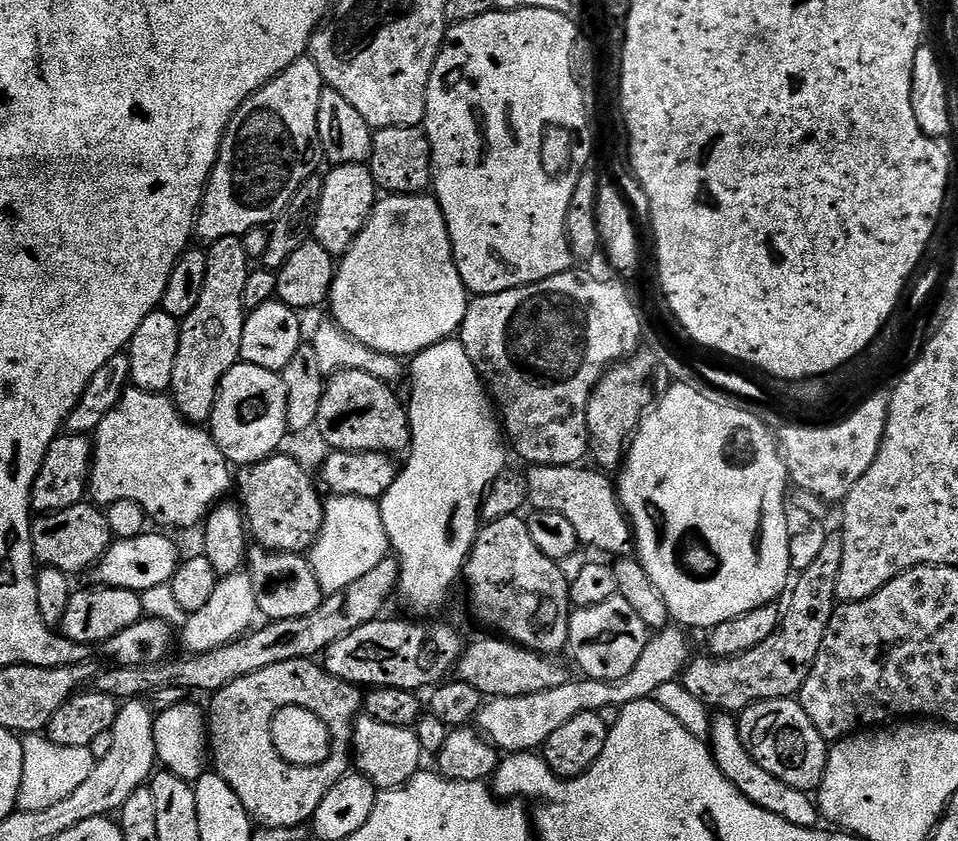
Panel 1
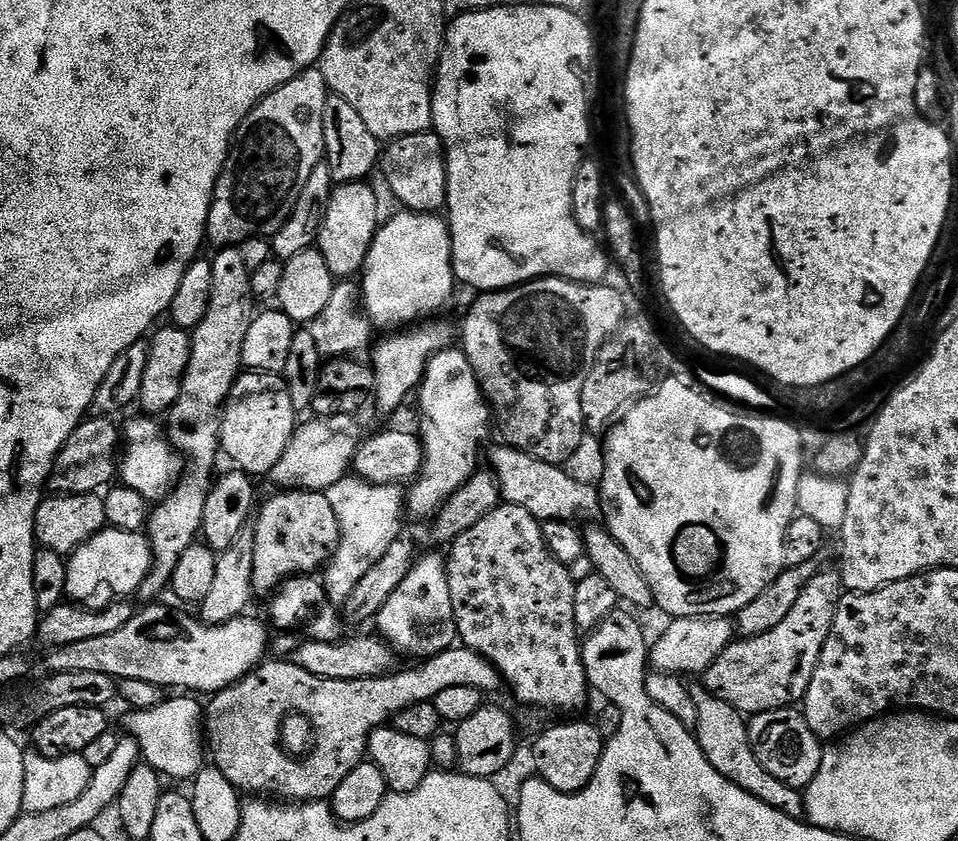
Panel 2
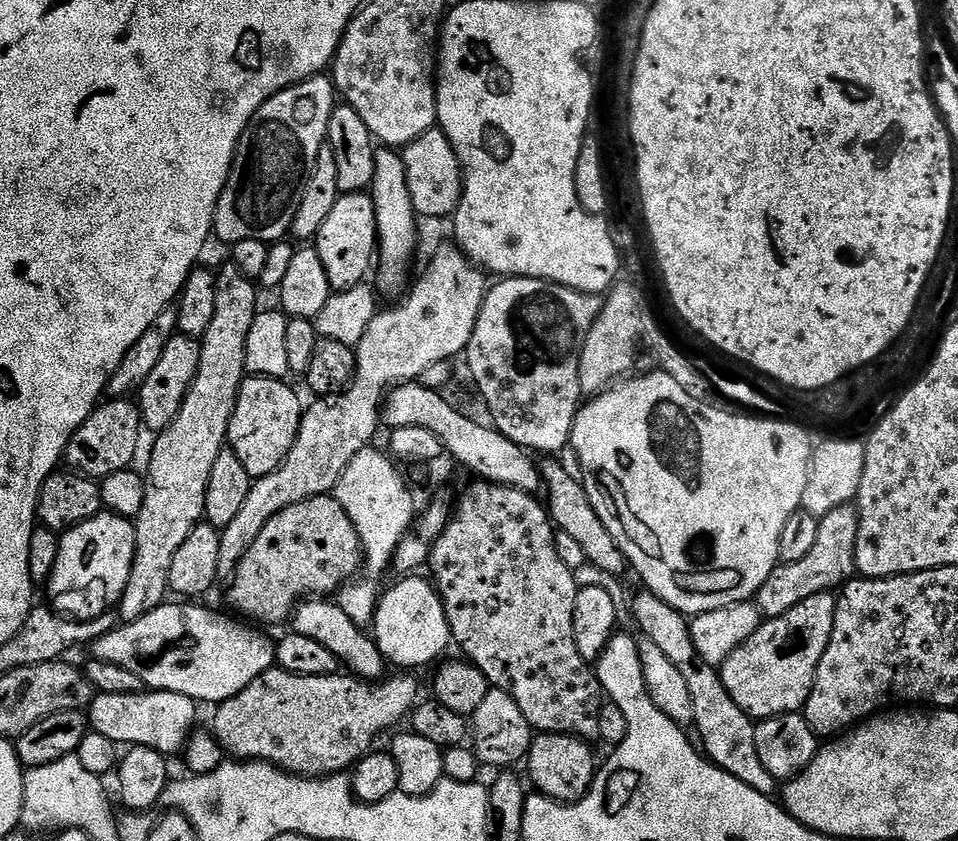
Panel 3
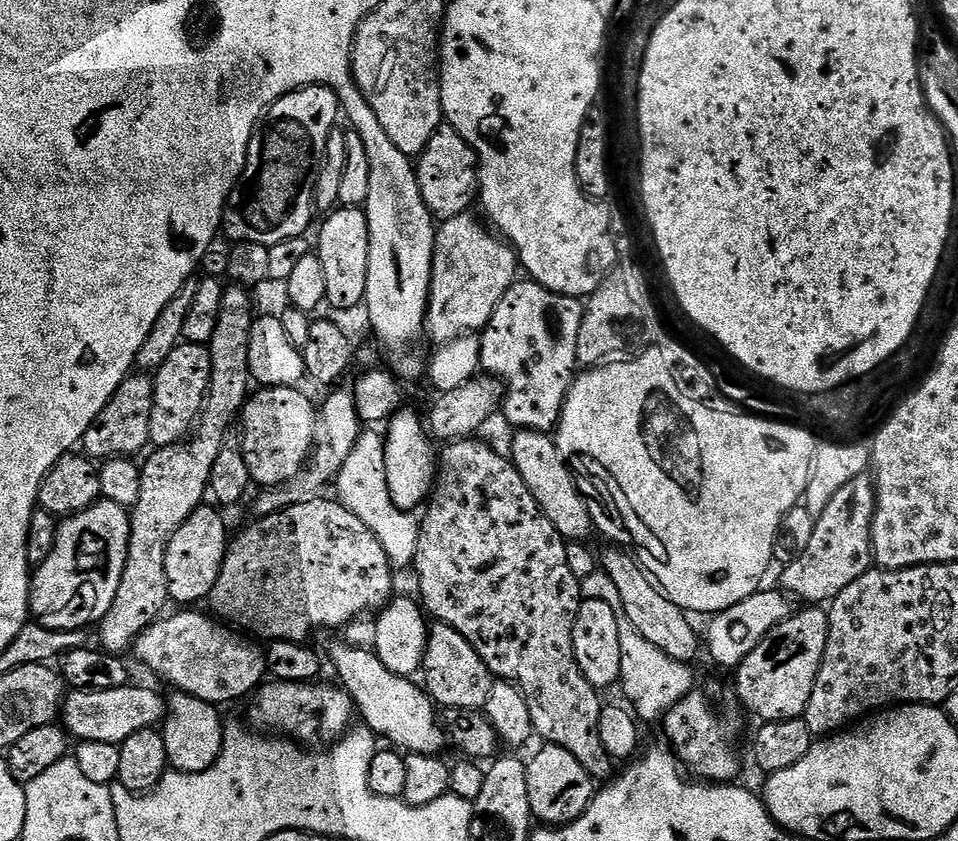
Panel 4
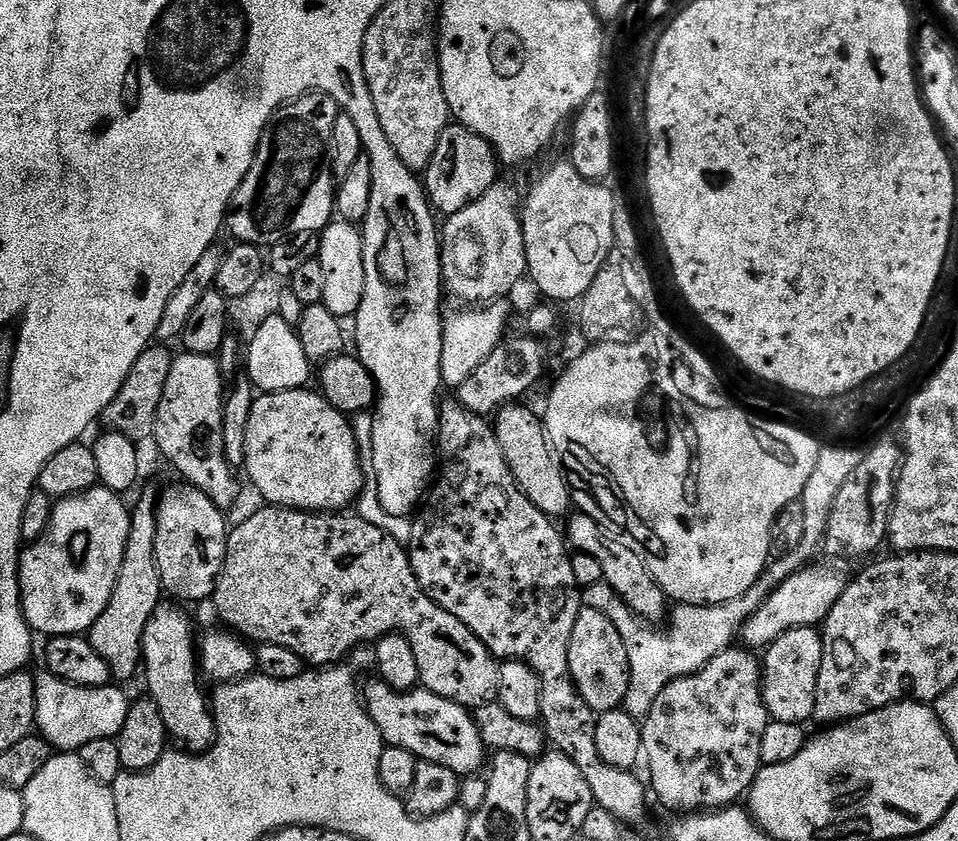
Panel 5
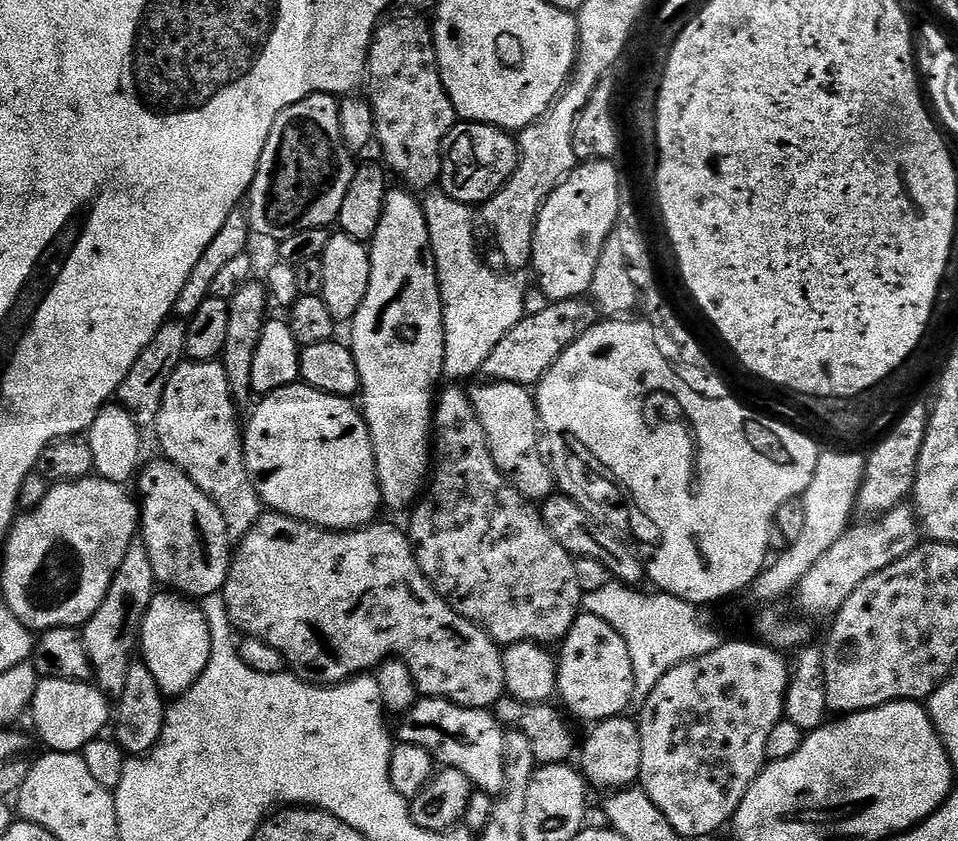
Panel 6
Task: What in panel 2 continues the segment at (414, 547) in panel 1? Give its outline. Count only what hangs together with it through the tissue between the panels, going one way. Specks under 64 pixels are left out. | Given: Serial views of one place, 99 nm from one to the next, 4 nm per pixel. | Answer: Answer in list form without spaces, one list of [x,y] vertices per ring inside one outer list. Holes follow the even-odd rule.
[[[453,346],[451,348],[443,348],[441,352],[436,352],[430,358],[430,362],[426,366],[423,379],[420,381],[418,389],[418,397],[420,396],[420,429],[418,429],[418,435],[424,448],[424,464],[420,468],[419,475],[415,477],[414,485],[412,489],[407,489],[406,492],[406,508],[409,513],[412,512],[416,515],[416,518],[431,518],[439,512],[441,506],[447,502],[449,496],[453,496],[455,492],[460,491],[460,487],[464,485],[467,480],[471,478],[475,472],[478,471],[478,464],[476,464],[476,455],[480,452],[480,443],[488,436],[488,424],[493,423],[494,417],[489,409],[487,400],[484,399],[484,392],[480,388],[478,378],[474,374],[474,366],[470,366],[470,358],[466,358],[466,354],[459,347]],[[424,554],[417,559],[410,574],[406,574],[406,582],[390,594],[386,606],[382,606],[380,615],[374,621],[375,627],[380,627],[379,635],[397,653],[416,656],[412,658],[437,656],[442,650],[453,647],[458,640],[445,557],[428,555],[432,554]]]

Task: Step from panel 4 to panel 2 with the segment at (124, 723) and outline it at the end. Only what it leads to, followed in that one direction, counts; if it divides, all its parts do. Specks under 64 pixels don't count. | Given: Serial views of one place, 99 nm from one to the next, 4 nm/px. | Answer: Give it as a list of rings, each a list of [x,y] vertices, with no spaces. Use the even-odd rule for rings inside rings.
[[[184,694],[177,696],[180,697],[167,697],[158,706],[146,711],[134,710],[127,713],[124,724],[125,731],[138,740],[141,757],[145,763],[167,779],[170,777],[186,782],[195,779],[206,764],[204,708],[195,697]]]

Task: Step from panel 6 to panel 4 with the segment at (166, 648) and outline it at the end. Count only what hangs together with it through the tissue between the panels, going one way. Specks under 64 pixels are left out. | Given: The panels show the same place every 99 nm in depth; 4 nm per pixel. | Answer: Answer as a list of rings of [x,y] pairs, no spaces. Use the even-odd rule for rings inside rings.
[[[173,691],[166,700],[166,713],[160,731],[166,745],[169,765],[178,772],[201,772],[214,764],[222,750],[224,720],[215,705],[197,696]]]

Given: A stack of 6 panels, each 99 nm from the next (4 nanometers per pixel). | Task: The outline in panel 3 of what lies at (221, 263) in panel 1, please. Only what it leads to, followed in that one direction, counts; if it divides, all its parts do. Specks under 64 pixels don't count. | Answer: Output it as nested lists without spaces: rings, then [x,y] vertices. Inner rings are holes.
[[[235,266],[219,269],[216,277],[218,295],[214,302],[214,318],[210,321],[210,330],[200,340],[200,361],[198,374],[182,402],[182,410],[166,426],[166,430],[155,437],[156,445],[152,448],[152,457],[148,460],[146,471],[146,502],[142,502],[142,510],[134,518],[136,530],[136,549],[134,562],[130,566],[130,578],[126,582],[126,590],[118,605],[118,616],[127,622],[142,618],[159,604],[165,603],[170,589],[170,566],[174,566],[174,554],[182,547],[182,542],[190,538],[190,530],[204,520],[206,506],[206,486],[210,486],[210,470],[214,470],[214,462],[218,454],[226,447],[228,423],[234,414],[236,399],[240,393],[242,382],[246,378],[246,338],[250,338],[250,326],[254,326],[254,318],[258,311],[256,292],[258,288],[253,281],[242,275]]]

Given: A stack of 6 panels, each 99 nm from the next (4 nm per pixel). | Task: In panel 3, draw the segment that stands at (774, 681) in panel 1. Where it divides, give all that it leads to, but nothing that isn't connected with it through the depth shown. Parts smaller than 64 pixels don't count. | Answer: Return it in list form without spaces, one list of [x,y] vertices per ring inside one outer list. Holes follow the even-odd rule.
[[[835,591],[814,594],[806,598],[806,602],[798,602],[798,606],[786,610],[786,614],[773,620],[765,619],[760,629],[750,634],[750,638],[746,638],[746,642],[742,642],[742,646],[738,646],[738,650],[734,650],[734,654],[730,654],[730,658],[719,665],[722,686],[726,686],[730,698],[734,698],[734,702],[738,702],[738,706],[742,706],[742,710],[753,721],[769,720],[791,712],[799,713],[808,704],[814,690],[814,678],[818,674],[818,662],[822,662],[826,646],[830,646],[830,634],[834,634],[834,618],[838,611],[836,595]]]

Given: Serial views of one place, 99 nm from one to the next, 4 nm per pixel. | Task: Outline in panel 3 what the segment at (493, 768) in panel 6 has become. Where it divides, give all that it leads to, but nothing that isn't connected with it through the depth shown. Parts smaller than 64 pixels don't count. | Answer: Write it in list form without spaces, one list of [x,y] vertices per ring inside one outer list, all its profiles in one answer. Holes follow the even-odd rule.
[[[305,599],[291,617],[290,628],[291,631],[302,634],[302,638],[311,638],[313,642],[326,646],[326,650],[330,650],[330,654],[339,658],[341,665],[351,675],[359,676],[361,680],[376,682],[385,675],[386,661],[384,655],[377,650],[375,639],[363,627],[356,626],[346,616],[345,611],[341,610],[331,599]]]

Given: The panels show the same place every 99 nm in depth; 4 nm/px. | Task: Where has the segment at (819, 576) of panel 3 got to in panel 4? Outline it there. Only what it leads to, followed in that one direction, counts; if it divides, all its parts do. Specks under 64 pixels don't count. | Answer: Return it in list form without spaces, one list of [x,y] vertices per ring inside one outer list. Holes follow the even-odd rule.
[[[865,474],[848,480],[826,510],[816,517],[814,534],[806,550],[794,562],[783,565],[779,587],[789,597],[808,606],[824,606],[840,596],[851,584],[856,584],[873,567],[872,523],[876,513],[876,486],[871,475]]]

